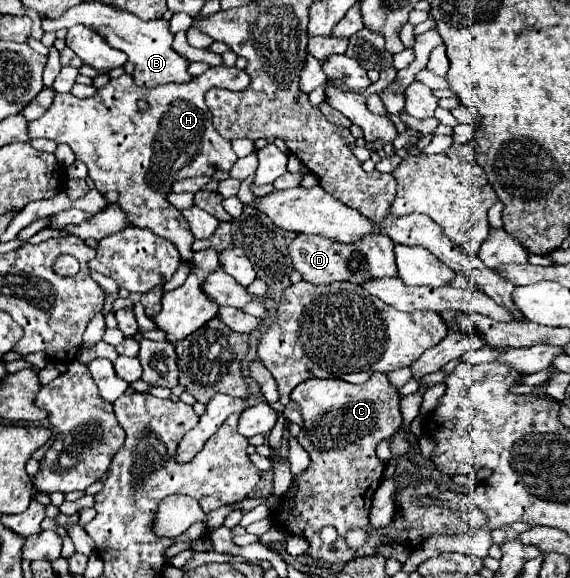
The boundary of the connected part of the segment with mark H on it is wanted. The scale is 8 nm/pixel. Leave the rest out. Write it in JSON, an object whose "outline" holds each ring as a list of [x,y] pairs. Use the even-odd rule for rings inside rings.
{"outline":[[[215,66],[209,68],[205,74],[197,76],[195,80],[187,84],[165,84],[155,88],[141,88],[135,86],[131,74],[123,74],[119,78],[109,80],[107,86],[103,86],[93,98],[75,98],[71,92],[57,94],[51,108],[39,118],[29,122],[31,138],[49,138],[55,142],[69,144],[75,152],[77,160],[85,162],[89,168],[89,176],[95,182],[95,188],[99,192],[117,190],[119,192],[119,204],[125,208],[127,218],[133,226],[149,228],[157,236],[163,236],[177,244],[179,254],[183,260],[193,258],[191,244],[195,242],[193,234],[189,232],[189,224],[183,218],[181,210],[177,210],[167,196],[171,194],[171,188],[181,178],[195,178],[195,176],[213,176],[217,170],[229,170],[237,156],[231,150],[231,140],[223,138],[219,132],[215,132],[211,124],[211,112],[205,104],[205,94],[211,88],[225,88],[225,90],[245,90],[251,84],[251,78],[245,70],[239,70],[235,66]],[[139,100],[147,102],[145,110],[139,110]]]}

